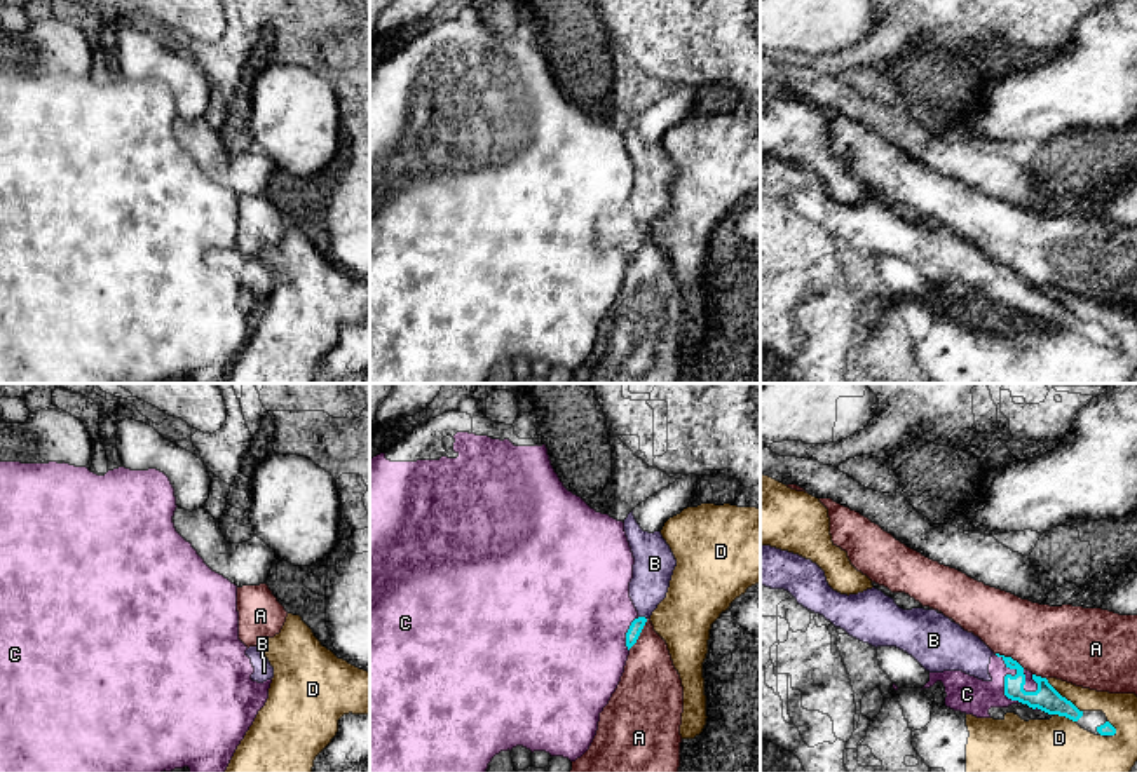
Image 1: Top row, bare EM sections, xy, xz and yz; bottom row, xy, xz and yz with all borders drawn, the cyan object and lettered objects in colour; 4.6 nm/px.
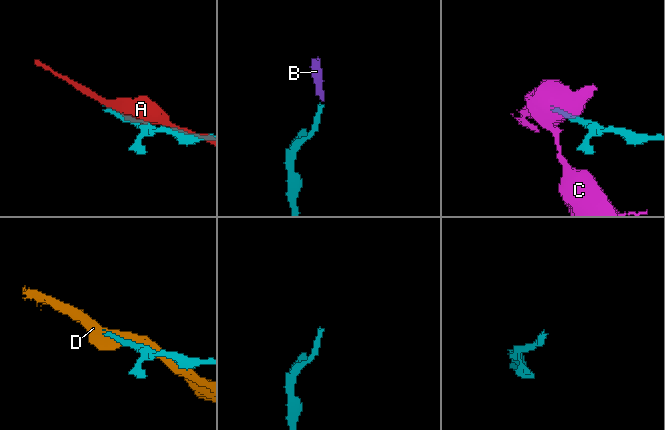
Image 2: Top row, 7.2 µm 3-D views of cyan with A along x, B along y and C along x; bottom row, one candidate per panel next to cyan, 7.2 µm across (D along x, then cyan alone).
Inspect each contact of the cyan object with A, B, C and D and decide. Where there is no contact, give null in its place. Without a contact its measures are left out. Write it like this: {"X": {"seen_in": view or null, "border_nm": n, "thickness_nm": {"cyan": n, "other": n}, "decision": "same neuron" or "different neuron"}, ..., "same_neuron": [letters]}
{"A": {"seen_in": "xz", "border_nm": 170, "thickness_nm": {"cyan": 60, "other": 280}, "decision": "different neuron"}, "B": {"seen_in": "xz", "border_nm": 40, "thickness_nm": {"cyan": 60, "other": 180}, "decision": "same neuron"}, "C": {"seen_in": "yz", "border_nm": 260, "thickness_nm": {"cyan": 120, "other": 170}, "decision": "different neuron"}, "D": {"seen_in": "yz", "border_nm": 220, "thickness_nm": {"cyan": 120, "other": 260}, "decision": "different neuron"}, "same_neuron": ["B"]}

